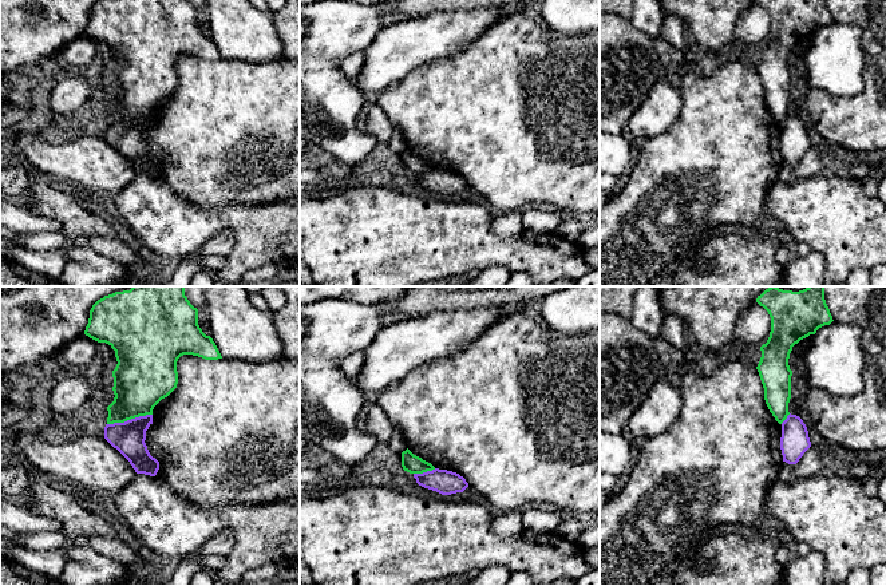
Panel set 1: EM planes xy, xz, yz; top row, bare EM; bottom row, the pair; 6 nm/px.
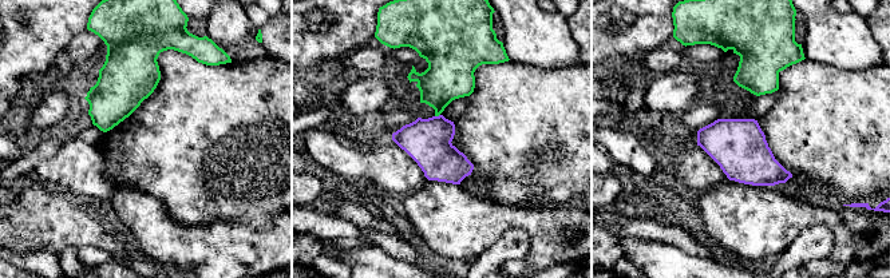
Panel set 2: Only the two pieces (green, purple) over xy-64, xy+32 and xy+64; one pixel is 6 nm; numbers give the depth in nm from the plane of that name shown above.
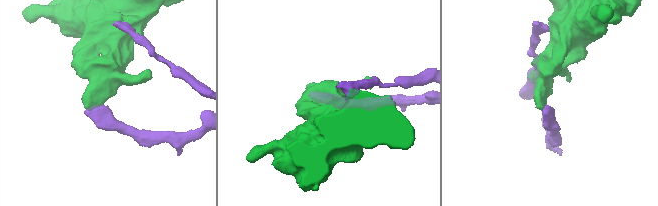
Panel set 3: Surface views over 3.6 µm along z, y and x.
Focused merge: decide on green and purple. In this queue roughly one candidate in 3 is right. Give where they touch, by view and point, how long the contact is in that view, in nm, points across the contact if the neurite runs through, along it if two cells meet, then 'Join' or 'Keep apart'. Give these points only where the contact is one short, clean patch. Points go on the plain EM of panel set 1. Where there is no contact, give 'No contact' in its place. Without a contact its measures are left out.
Touches green at xy (129, 119). Shared border 280 nm. Keep apart

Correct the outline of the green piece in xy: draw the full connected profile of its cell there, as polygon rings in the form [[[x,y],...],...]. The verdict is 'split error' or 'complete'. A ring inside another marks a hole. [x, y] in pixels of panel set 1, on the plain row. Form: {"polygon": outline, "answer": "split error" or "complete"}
{"polygon": [[[98,0],[90,11],[84,35],[115,51],[115,98],[107,107],[107,124],[153,115],[154,107],[177,88],[177,62],[181,56],[222,59],[213,39],[199,28],[198,9],[189,0]]], "answer": "complete"}

